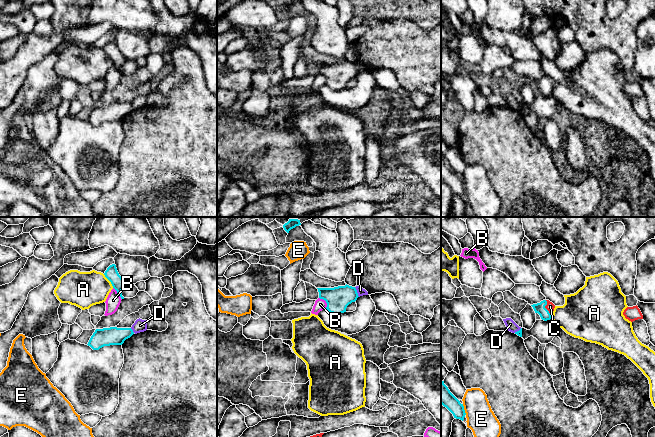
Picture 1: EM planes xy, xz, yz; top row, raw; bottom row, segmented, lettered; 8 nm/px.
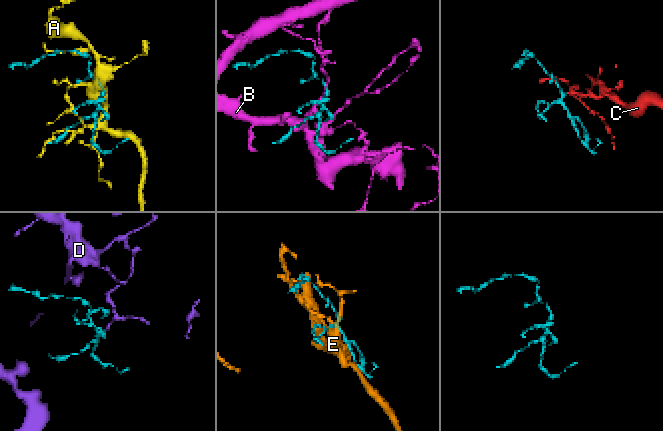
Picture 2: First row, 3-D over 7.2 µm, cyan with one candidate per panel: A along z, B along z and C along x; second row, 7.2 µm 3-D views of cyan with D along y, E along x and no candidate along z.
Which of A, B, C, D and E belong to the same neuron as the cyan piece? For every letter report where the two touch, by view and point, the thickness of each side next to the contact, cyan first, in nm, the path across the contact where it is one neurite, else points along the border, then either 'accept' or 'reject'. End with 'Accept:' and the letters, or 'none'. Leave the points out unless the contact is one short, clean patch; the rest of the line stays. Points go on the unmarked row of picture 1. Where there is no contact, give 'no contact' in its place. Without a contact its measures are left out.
A: contact xy (109, 56); calibres 100 and 280 nm; reject
B: contact xz (326, 78); calibres 190 and 90 nm; reject
C: contact yz (546, 85); calibres 90 and 70 nm; way yz (539, 84), (546, 85), (550, 82); accept
D: contact xz (356, 68); calibres 190 and 60 nm; border xz (354, 63), (359, 72); reject
E: contact yz (463, 185); calibres 150 and 240 nm; reject
Accept: C

